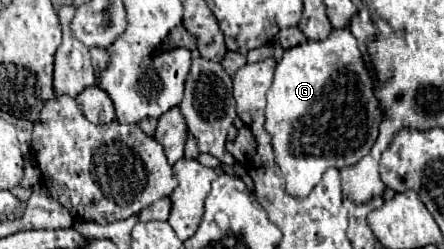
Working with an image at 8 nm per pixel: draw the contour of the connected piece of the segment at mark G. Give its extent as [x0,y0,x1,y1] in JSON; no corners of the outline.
[266,28,384,198]

